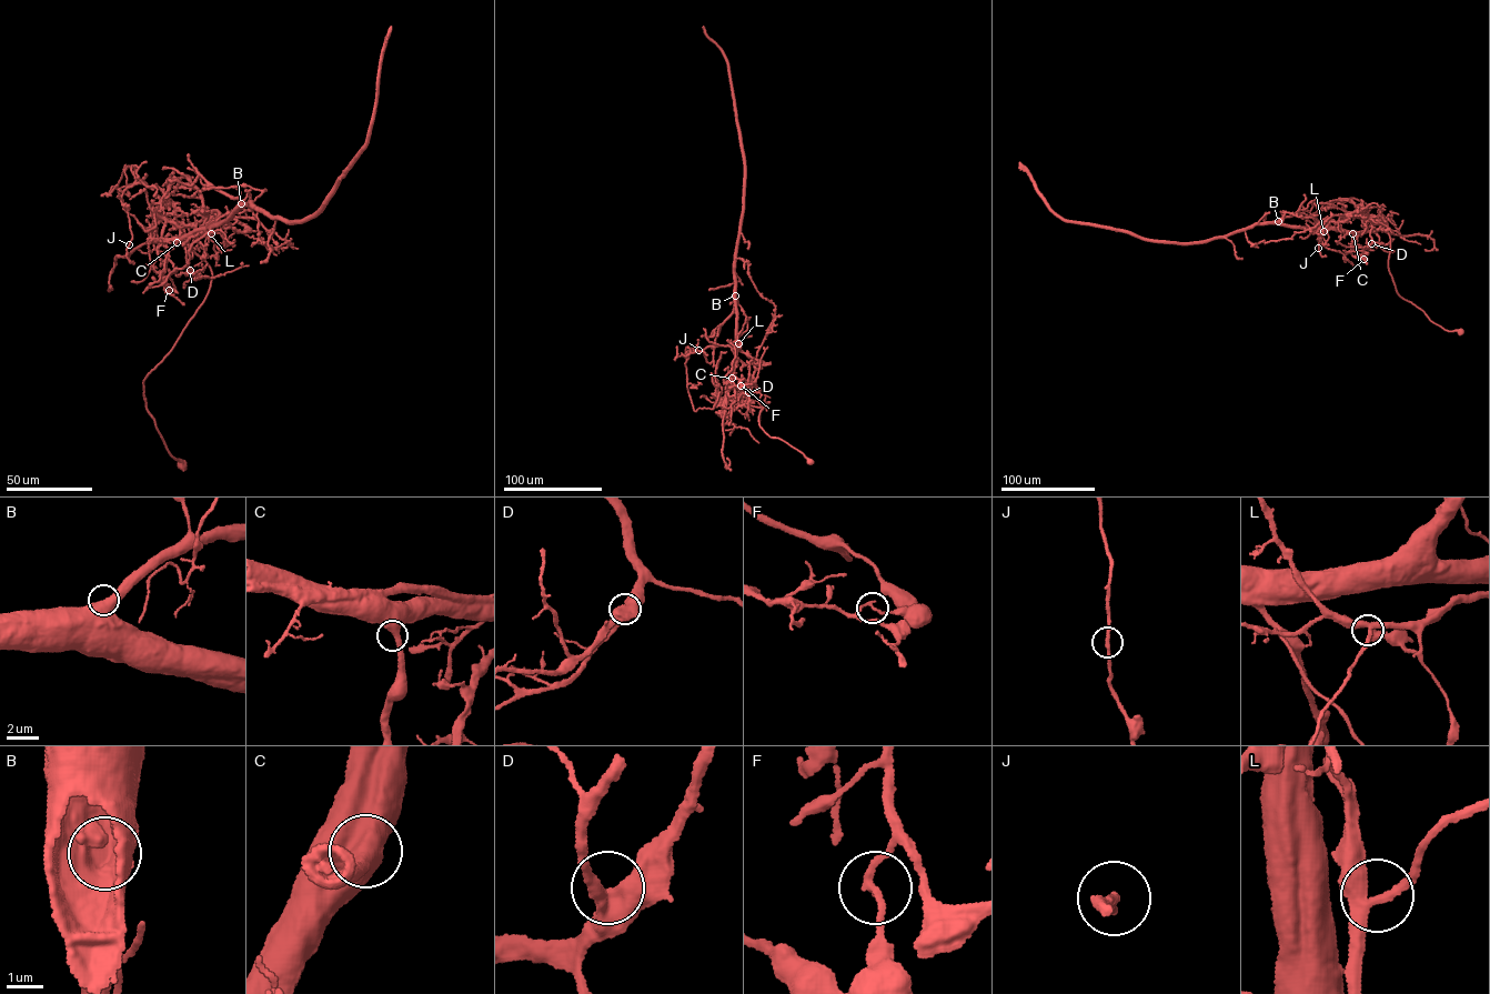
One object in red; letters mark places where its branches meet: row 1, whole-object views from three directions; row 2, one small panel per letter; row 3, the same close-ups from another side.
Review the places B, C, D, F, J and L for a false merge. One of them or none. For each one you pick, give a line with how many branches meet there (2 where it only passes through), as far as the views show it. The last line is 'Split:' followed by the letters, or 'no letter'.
F: 2
Split: F

